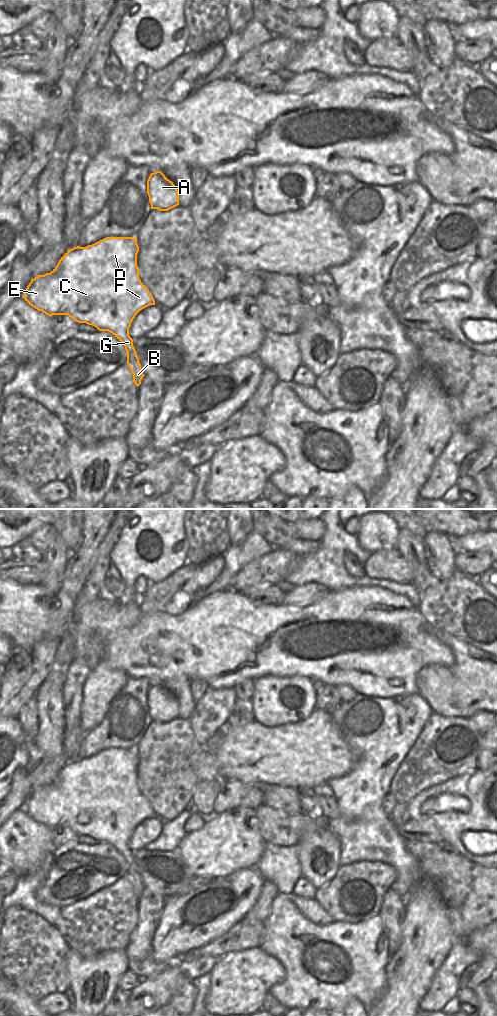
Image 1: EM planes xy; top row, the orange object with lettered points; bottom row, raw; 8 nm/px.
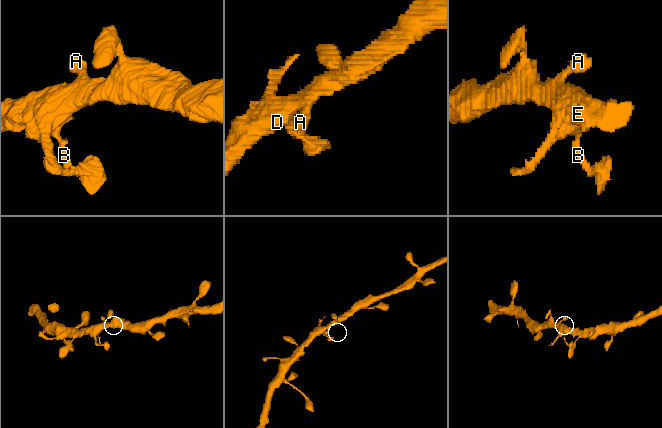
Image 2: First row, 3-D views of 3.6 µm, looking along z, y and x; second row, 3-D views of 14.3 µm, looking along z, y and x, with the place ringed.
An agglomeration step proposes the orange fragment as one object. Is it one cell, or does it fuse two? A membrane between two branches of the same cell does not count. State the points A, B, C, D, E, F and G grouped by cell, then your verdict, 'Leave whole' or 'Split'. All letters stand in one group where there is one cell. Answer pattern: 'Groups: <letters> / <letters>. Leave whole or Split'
Groups: A B C D E F G. Leave whole

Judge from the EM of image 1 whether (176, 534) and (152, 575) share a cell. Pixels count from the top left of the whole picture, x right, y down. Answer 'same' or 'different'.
same

